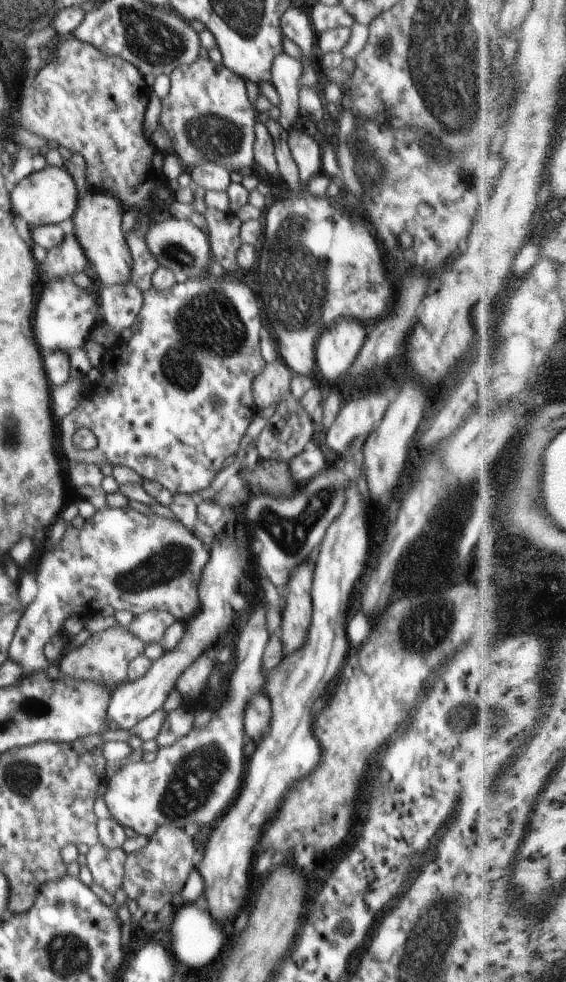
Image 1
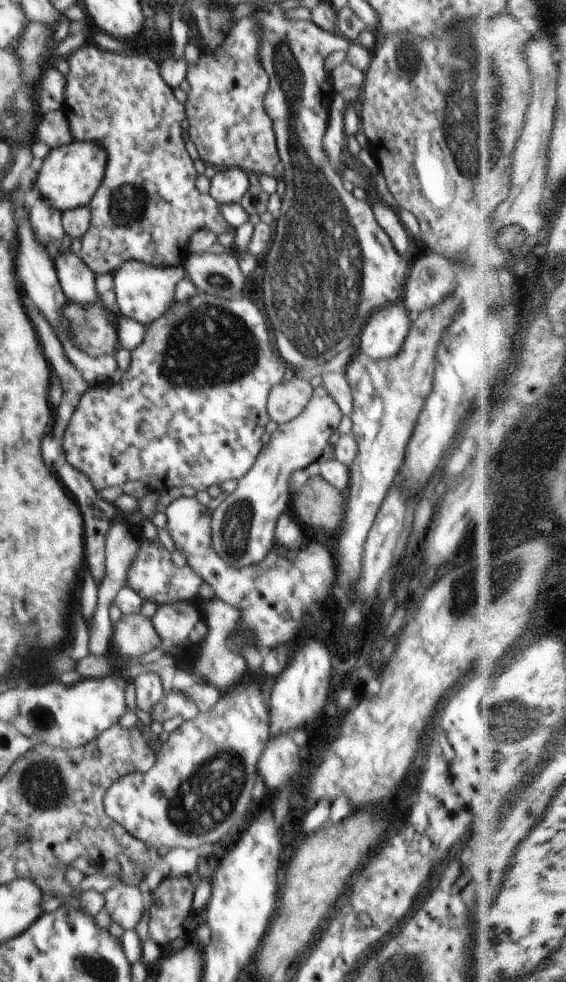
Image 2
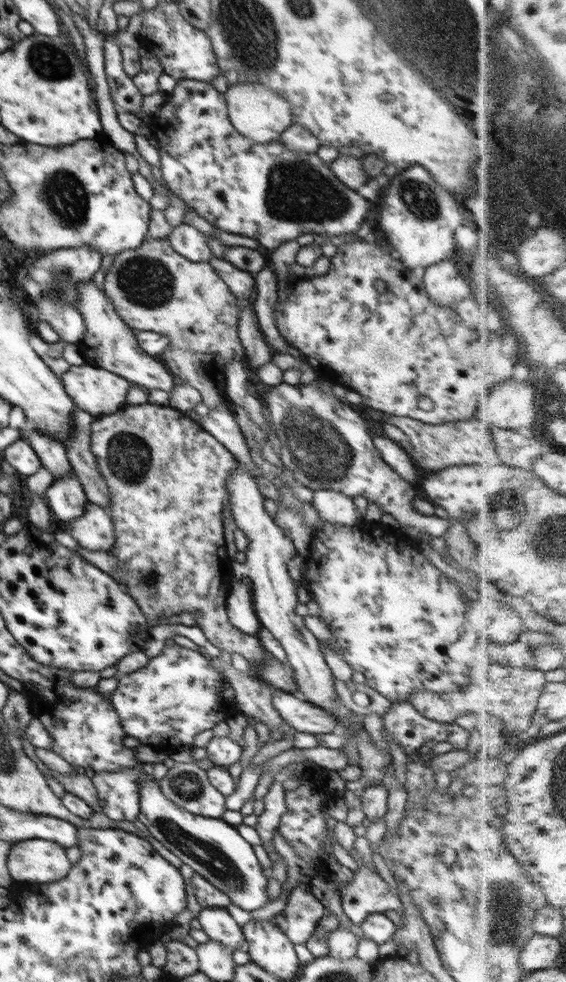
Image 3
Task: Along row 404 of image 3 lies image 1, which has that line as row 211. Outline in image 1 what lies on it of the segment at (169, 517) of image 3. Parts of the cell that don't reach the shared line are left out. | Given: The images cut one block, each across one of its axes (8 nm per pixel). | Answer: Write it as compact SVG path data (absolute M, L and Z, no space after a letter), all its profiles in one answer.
M56 36L50 43L49 47L52 51L52 58L44 63L43 68L37 72L36 80L34 80L34 88L30 88L30 90L26 92L26 96L28 96L28 104L26 104L26 106L28 106L28 108L20 108L20 120L18 120L18 122L20 122L20 124L22 124L22 128L26 128L28 132L32 132L32 134L38 134L38 136L44 136L46 140L54 140L54 142L57 142L60 146L60 149L64 153L77 153L80 155L87 166L85 170L85 176L90 190L110 193L114 198L119 200L120 204L124 206L125 211L138 210L138 212L141 212L141 217L137 220L137 223L133 226L133 229L125 235L125 239L127 240L131 252L131 258L133 260L133 264L131 266L130 282L134 283L142 292L144 292L147 289L153 287L151 278L153 277L154 272L156 272L161 266L158 260L156 260L156 257L152 254L152 252L150 252L145 239L147 229L149 229L152 224L150 216L151 214L154 214L154 211L160 207L165 207L168 209L168 207L164 206L163 204L159 205L155 203L153 196L161 186L165 186L170 189L168 186L168 181L164 177L164 173L162 173L162 163L166 156L161 153L162 150L160 150L160 153L158 152L158 148L151 142L150 137L147 137L143 132L145 130L145 114L151 88L147 84L147 78L144 77L138 68L136 68L136 66L134 66L132 63L129 63L127 60L124 60L120 57L108 56L101 50L94 48L94 46L91 44L82 42L77 38L72 36Z

